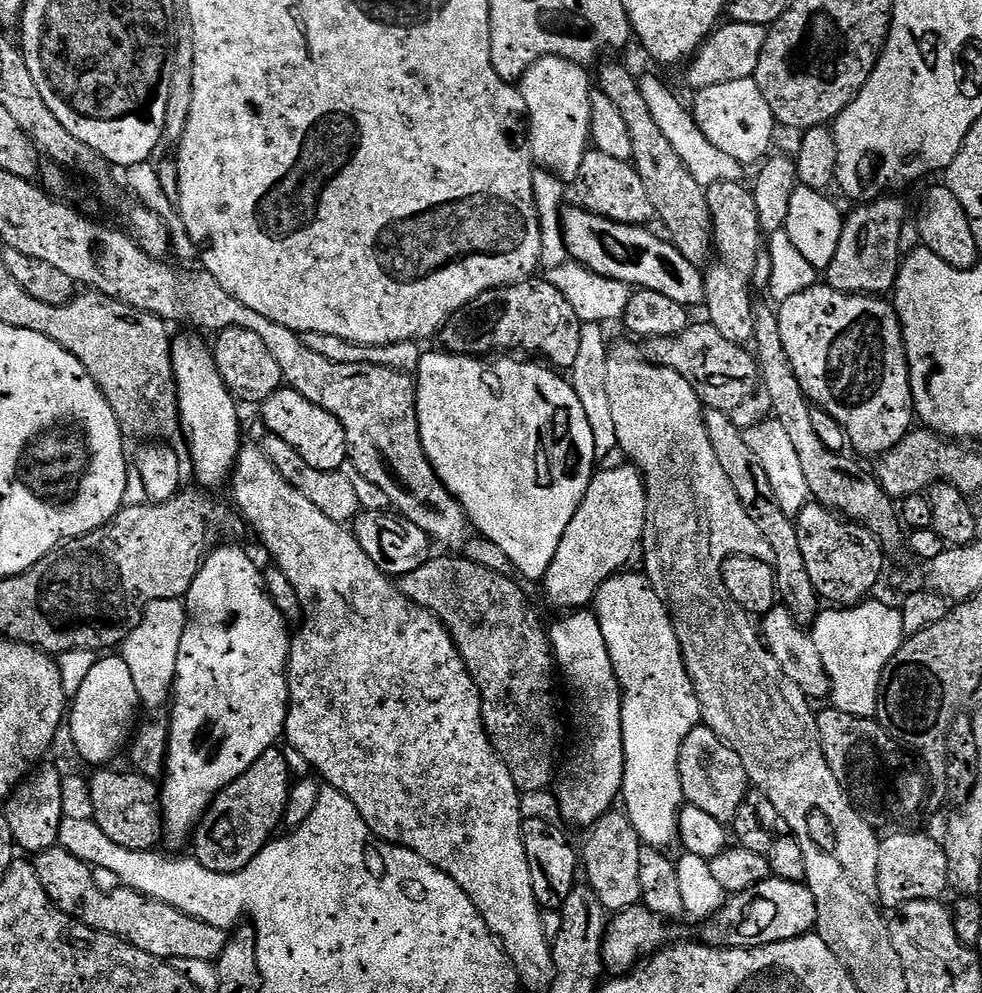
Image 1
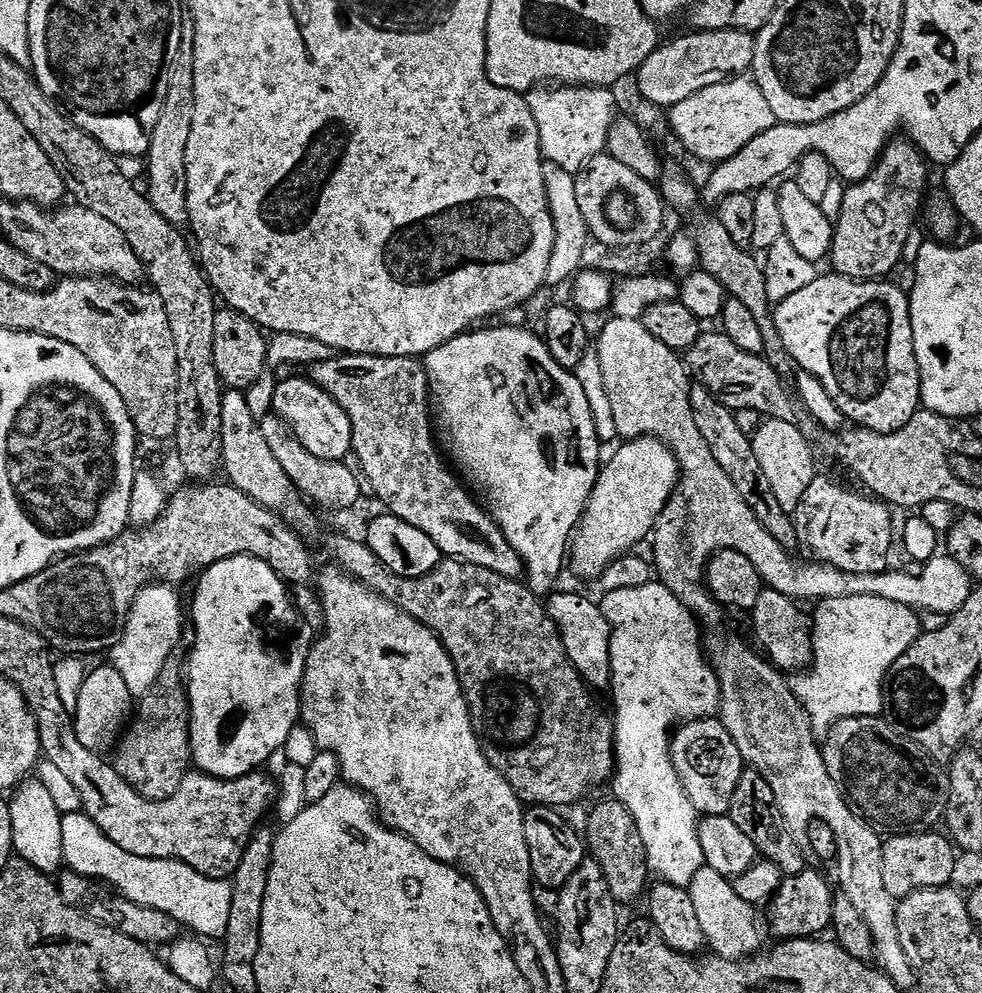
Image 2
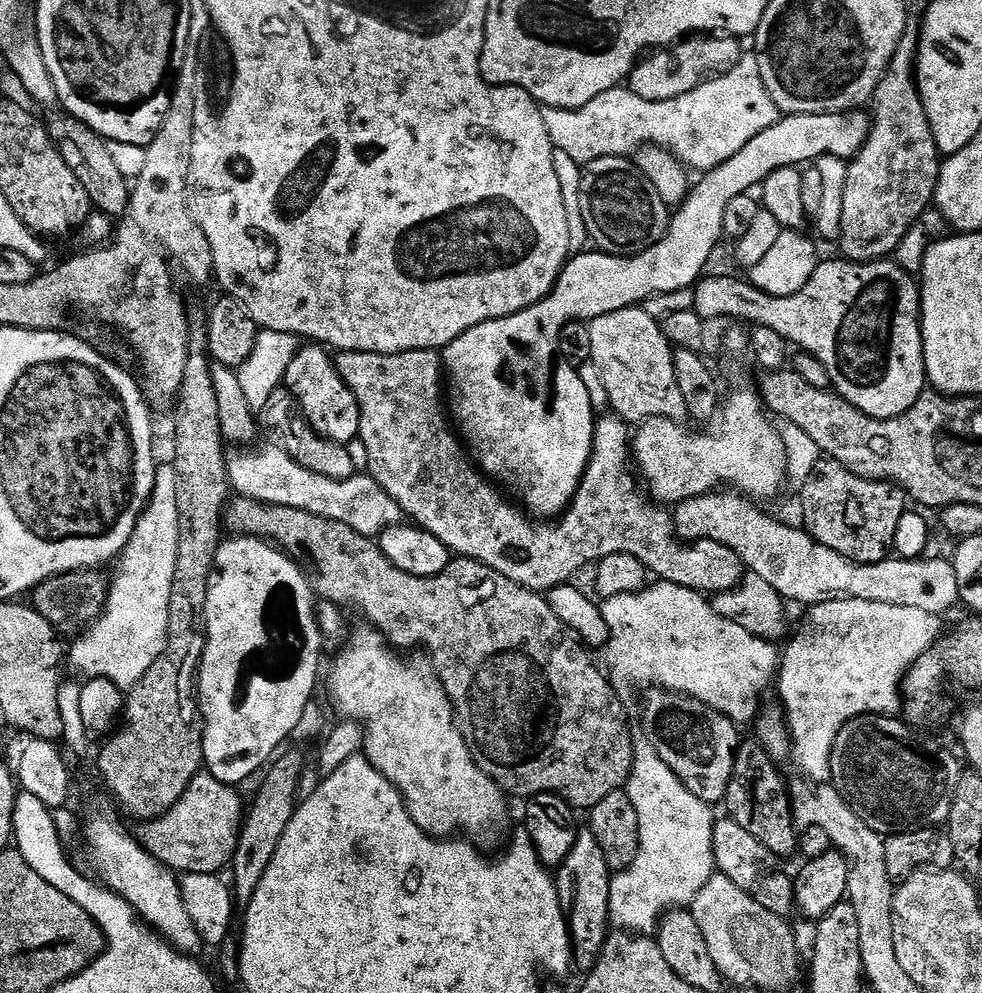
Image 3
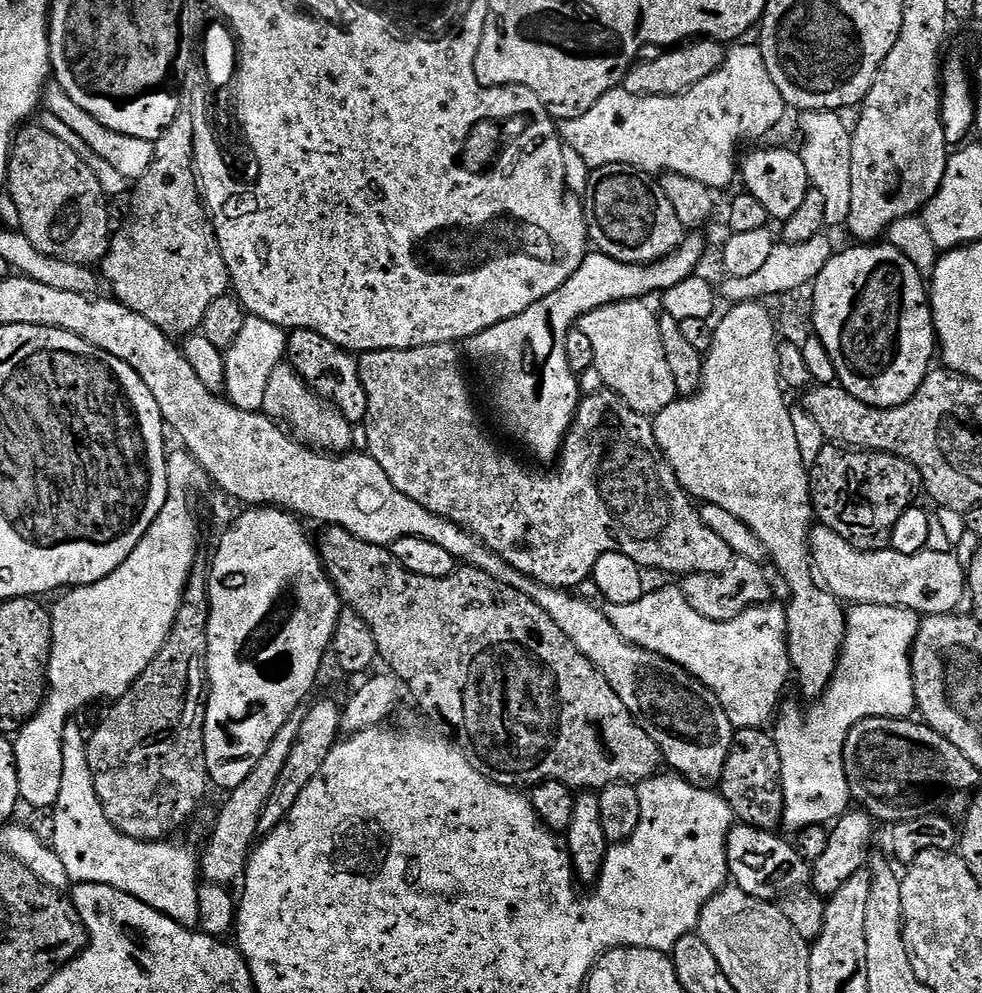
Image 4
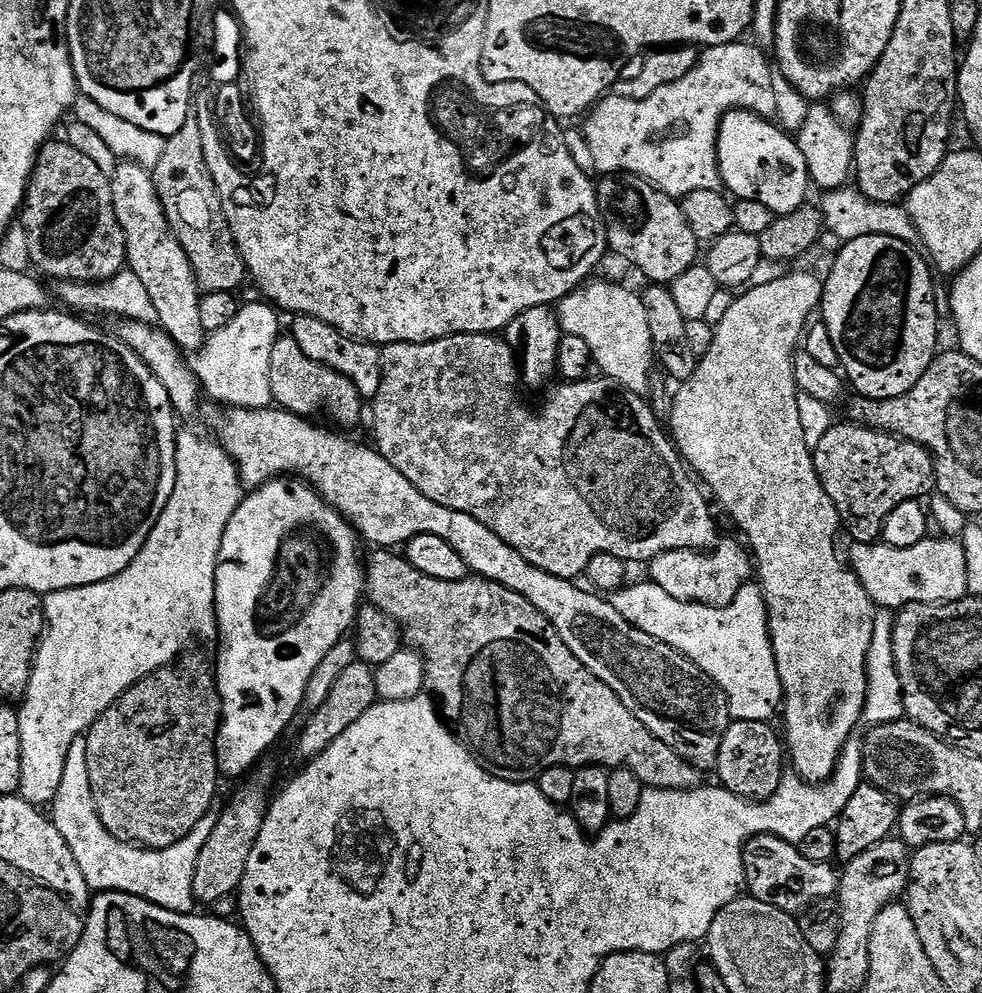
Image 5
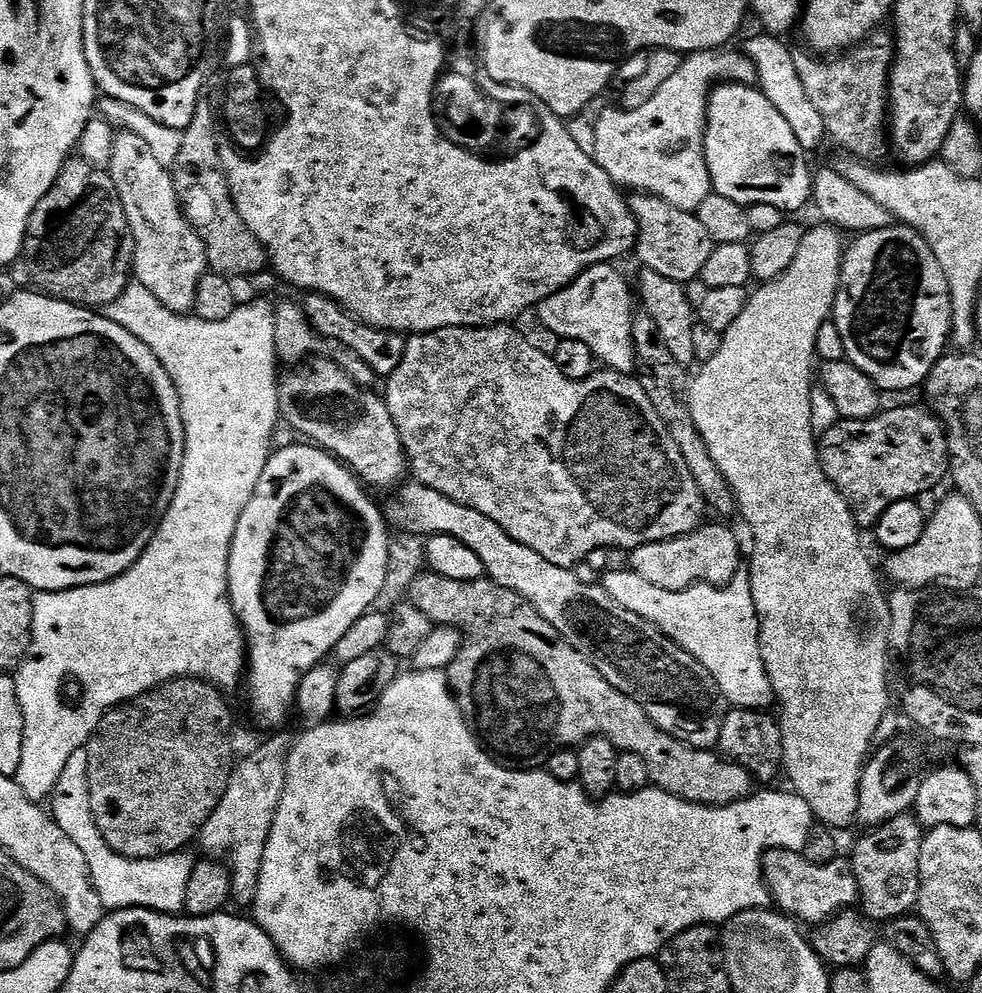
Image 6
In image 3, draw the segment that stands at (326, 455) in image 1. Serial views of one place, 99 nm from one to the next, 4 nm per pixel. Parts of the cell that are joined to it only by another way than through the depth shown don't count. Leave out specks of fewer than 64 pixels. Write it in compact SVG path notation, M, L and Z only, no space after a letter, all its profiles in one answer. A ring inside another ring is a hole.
M315 342L305 343L294 354L294 362L290 362L289 368L284 375L283 387L288 389L289 394L300 405L300 412L308 420L308 424L322 438L326 438L335 444L348 446L352 440L360 435L360 407L358 400L346 382L338 374L333 353L327 347Z

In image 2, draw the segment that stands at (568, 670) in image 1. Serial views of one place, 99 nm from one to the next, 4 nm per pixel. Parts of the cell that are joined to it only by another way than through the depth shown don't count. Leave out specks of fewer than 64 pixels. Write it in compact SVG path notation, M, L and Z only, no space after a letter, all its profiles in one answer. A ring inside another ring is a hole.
M557 590L547 597L546 607L548 617L556 623L556 628L560 631L560 637L562 638L562 646L566 646L566 654L570 658L570 662L574 662L578 674L587 682L589 688L593 690L599 690L599 688L607 689L612 683L611 628L603 616L601 605L596 600L595 602L592 601L588 596L579 596L576 592Z

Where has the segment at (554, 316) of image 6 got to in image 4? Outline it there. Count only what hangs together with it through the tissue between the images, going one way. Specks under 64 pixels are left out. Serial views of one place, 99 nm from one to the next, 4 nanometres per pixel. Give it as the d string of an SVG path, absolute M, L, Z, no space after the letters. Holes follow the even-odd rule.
M644 300L603 304L583 316L578 326L594 345L594 367L602 374L604 388L621 396L634 411L652 418L676 401L678 393L674 374L670 374L666 362L666 350L662 350L660 321L657 313L652 313L646 305Z

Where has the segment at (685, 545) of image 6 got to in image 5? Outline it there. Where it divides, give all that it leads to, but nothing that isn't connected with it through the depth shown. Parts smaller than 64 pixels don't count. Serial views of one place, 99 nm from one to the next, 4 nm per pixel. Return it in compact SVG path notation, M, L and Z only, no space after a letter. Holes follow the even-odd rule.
M721 539L715 548L703 552L695 552L694 550L670 550L669 552L663 552L662 555L655 556L650 562L650 568L652 568L650 580L658 586L662 586L666 590L666 594L670 594L670 598L678 598L678 602L724 608L734 602L735 596L739 594L744 584L749 583L754 576L753 557L750 555L749 549L739 539L737 540Z

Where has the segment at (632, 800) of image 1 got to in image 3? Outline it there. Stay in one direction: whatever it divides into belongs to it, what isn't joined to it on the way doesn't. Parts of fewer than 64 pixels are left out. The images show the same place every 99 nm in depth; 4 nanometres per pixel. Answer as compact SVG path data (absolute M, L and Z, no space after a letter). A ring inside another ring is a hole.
M665 580L649 583L646 589L634 594L620 594L604 600L601 608L609 634L604 654L608 662L607 671L613 681L652 684L648 686L656 690L692 696L740 726L755 721L762 708L760 696L778 668L779 647L775 643L750 634L737 623L722 618L712 609L707 595ZM640 738L635 741L636 763L634 765L630 792L636 802L638 810L638 826L640 827L640 845L634 862L624 871L615 873L612 878L612 919L611 927L633 934L652 934L660 926L660 919L665 912L684 910L692 905L694 898L698 898L698 890L710 882L716 872L714 858L714 826L716 820L712 812L713 805L702 802L702 798L694 798L690 790L658 758L654 746L647 740Z

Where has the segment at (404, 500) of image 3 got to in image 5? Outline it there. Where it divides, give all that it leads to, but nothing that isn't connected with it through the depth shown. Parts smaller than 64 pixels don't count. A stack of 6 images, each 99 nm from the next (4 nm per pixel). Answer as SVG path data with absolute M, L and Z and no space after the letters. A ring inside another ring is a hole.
M487 332L454 334L425 344L389 344L383 349L382 359L382 386L378 386L376 399L370 404L372 428L376 431L376 451L382 458L386 458L386 462L390 462L390 466L394 466L394 470L398 470L398 474L408 479L414 490L422 490L422 494L430 498L430 502L438 502L438 506L462 510L462 514L478 518L478 522L494 530L494 534L498 534L498 538L502 538L506 546L518 550L518 554L522 554L522 558L526 558L530 566L538 566L538 570L546 570L546 574L554 574L563 580L575 581L585 575L588 563L599 552L609 552L625 562L651 562L655 556L670 550L703 552L716 547L716 520L708 509L709 497L700 493L701 485L694 479L665 425L656 417L651 403L644 396L634 394L607 378L589 378L557 383L557 388L549 394L548 401L541 408L531 408L520 397L522 377L516 352L507 339Z

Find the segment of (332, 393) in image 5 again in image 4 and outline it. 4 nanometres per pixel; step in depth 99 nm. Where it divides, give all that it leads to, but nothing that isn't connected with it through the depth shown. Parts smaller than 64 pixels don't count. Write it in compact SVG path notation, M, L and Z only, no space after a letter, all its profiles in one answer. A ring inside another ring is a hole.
M287 362L274 366L274 374L270 374L270 382L266 382L266 394L259 407L271 420L283 422L287 431L308 448L315 448L317 452L329 454L353 451L352 423L330 401L322 399L311 383L301 378Z

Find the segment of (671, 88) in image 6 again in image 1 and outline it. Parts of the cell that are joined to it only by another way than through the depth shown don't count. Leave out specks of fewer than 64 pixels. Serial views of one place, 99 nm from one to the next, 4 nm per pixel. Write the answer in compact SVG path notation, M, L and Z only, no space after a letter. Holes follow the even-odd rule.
M543 56L531 64L518 81L528 111L528 140L532 144L535 167L552 172L565 182L575 181L582 170L582 158L590 150L594 84L588 81L588 72L583 64L571 64L557 56ZM755 79L738 82L722 82L718 86L706 86L695 93L696 105L690 111L696 117L696 125L710 140L730 158L739 164L759 165L769 155L768 147L772 144L772 135L778 131L774 114L770 110L770 102L762 98L762 90L758 90Z

